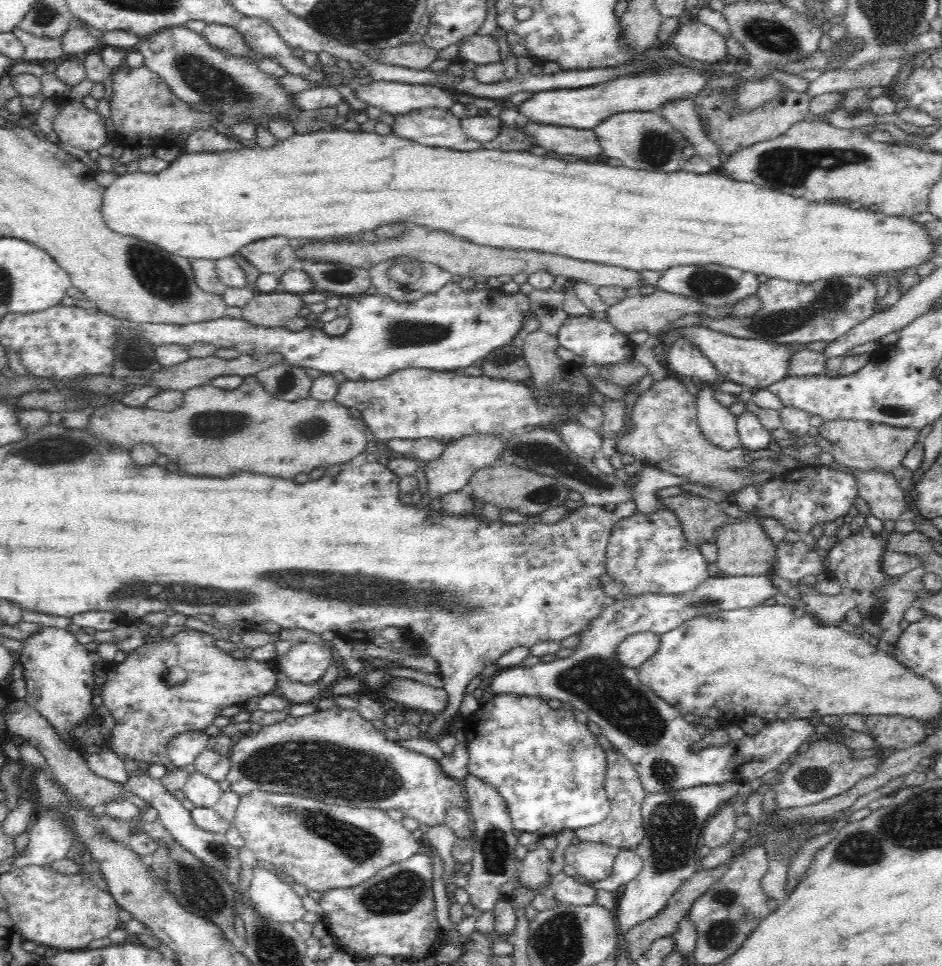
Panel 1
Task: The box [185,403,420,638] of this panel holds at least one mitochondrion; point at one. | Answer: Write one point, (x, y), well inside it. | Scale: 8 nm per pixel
(312, 429)

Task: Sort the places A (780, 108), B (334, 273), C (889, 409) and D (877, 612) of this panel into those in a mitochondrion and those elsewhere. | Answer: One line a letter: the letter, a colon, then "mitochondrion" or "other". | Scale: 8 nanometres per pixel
A: other
B: mitochondrion
C: mitochondrion
D: mitochondrion

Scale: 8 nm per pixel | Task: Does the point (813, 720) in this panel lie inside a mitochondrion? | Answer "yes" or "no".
no

